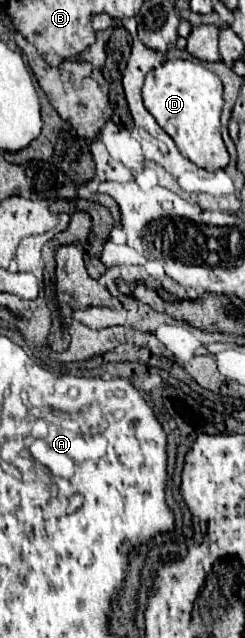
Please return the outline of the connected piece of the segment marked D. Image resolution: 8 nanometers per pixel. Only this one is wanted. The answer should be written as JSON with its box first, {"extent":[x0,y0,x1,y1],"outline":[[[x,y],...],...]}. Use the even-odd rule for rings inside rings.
{"extent":[143,60,229,172],"outline":[[[169,60],[169,62],[161,64],[159,68],[155,68],[153,72],[149,72],[145,76],[143,102],[145,102],[145,108],[155,116],[157,124],[173,138],[179,152],[185,158],[189,158],[195,166],[215,172],[215,170],[225,168],[229,164],[229,152],[223,144],[221,122],[219,122],[221,108],[223,108],[223,84],[213,72],[207,70],[205,64],[191,60]]]}

